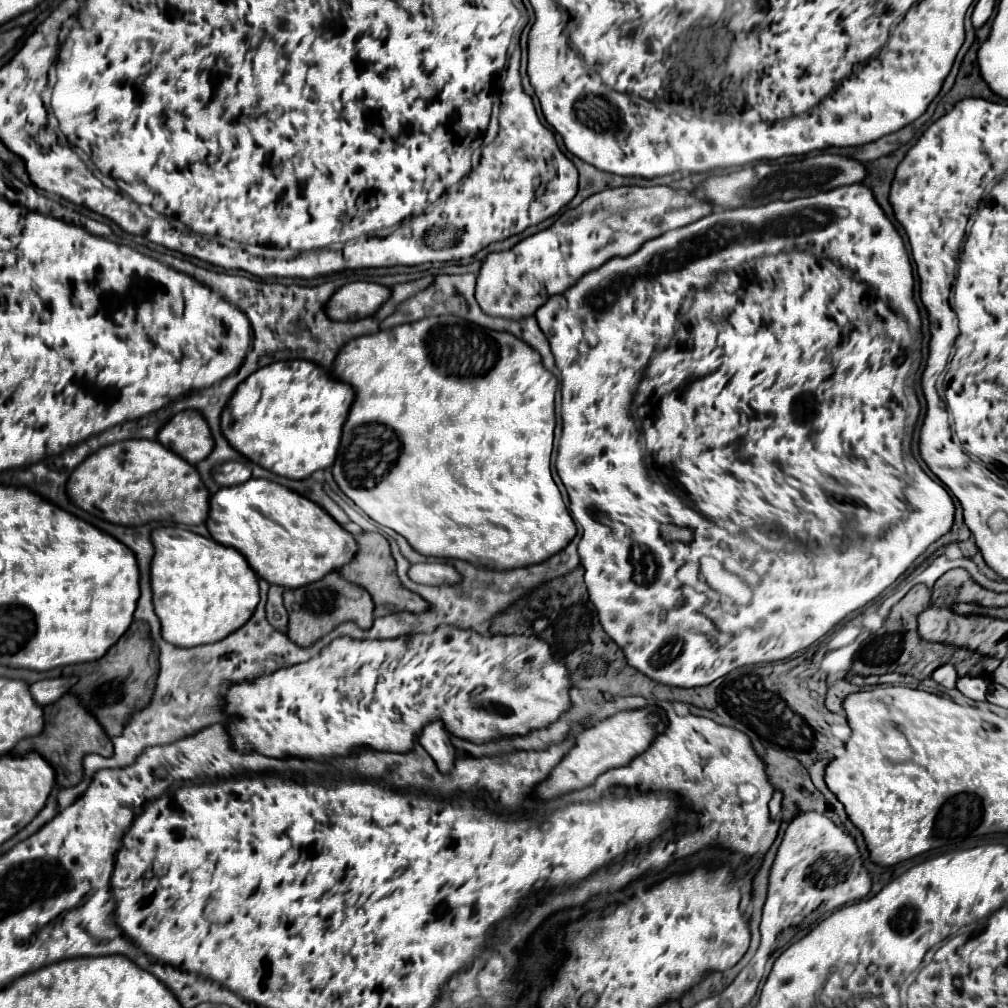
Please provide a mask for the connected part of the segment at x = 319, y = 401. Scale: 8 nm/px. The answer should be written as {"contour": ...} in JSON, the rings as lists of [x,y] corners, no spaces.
{"contour":[[[306,360],[274,362],[238,386],[222,412],[222,434],[258,466],[294,480],[334,464],[354,390]]]}

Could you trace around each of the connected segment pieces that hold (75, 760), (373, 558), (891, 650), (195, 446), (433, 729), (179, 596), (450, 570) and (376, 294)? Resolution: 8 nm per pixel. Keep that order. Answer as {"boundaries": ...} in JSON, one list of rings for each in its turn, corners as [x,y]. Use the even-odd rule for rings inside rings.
{"boundaries":[[[[64,694],[58,702],[44,706],[44,730],[42,734],[34,738],[24,738],[18,742],[14,752],[28,752],[36,750],[56,772],[56,784],[62,788],[76,786],[82,780],[82,758],[84,754],[100,754],[100,756],[110,756],[112,754],[112,742],[108,734],[102,730],[98,720],[80,706],[80,700],[74,698],[74,694]]],[[[364,532],[362,536],[356,536],[356,540],[358,540],[358,546],[360,546],[360,550],[356,554],[358,558],[354,558],[354,562],[350,562],[348,566],[344,566],[340,570],[340,574],[346,580],[350,580],[350,582],[360,584],[362,588],[366,588],[372,594],[374,604],[376,604],[374,616],[386,616],[386,614],[394,614],[398,610],[410,610],[414,614],[416,612],[422,614],[422,612],[426,612],[430,608],[430,604],[422,596],[406,590],[402,586],[402,582],[398,580],[396,562],[392,558],[390,544],[388,544],[388,540],[382,534],[378,534],[378,532]]],[[[916,584],[890,612],[884,630],[880,630],[876,636],[872,636],[866,646],[862,648],[860,656],[854,662],[854,672],[860,676],[870,676],[870,674],[888,674],[888,672],[898,672],[898,674],[910,674],[918,680],[924,680],[932,676],[932,672],[938,666],[952,664],[958,672],[958,676],[982,676],[982,678],[992,678],[992,672],[998,668],[998,660],[990,656],[980,656],[972,654],[964,648],[956,646],[946,646],[946,644],[934,644],[926,642],[918,634],[918,614],[928,610],[932,606],[930,590],[924,584]]],[[[184,410],[172,416],[172,420],[158,432],[158,442],[190,464],[198,464],[214,448],[210,426],[206,426],[206,420],[198,410]]],[[[440,720],[428,722],[422,728],[422,732],[418,736],[418,744],[434,758],[440,772],[448,772],[452,768],[456,752],[454,752],[454,746],[450,744],[448,732]]],[[[160,526],[152,532],[152,544],[156,554],[152,558],[152,590],[154,590],[154,608],[162,622],[162,636],[166,642],[192,648],[198,644],[212,644],[216,640],[226,638],[234,630],[252,618],[258,602],[260,602],[260,586],[258,576],[246,562],[246,558],[228,546],[214,542],[212,538],[204,538],[184,528],[176,526]]],[[[448,562],[412,564],[408,576],[418,584],[430,586],[452,586],[456,582],[462,582],[462,574],[458,574],[458,570],[454,570],[454,566]]],[[[350,282],[342,286],[326,304],[326,314],[332,320],[356,320],[376,314],[390,298],[386,286],[374,282]]]]}

